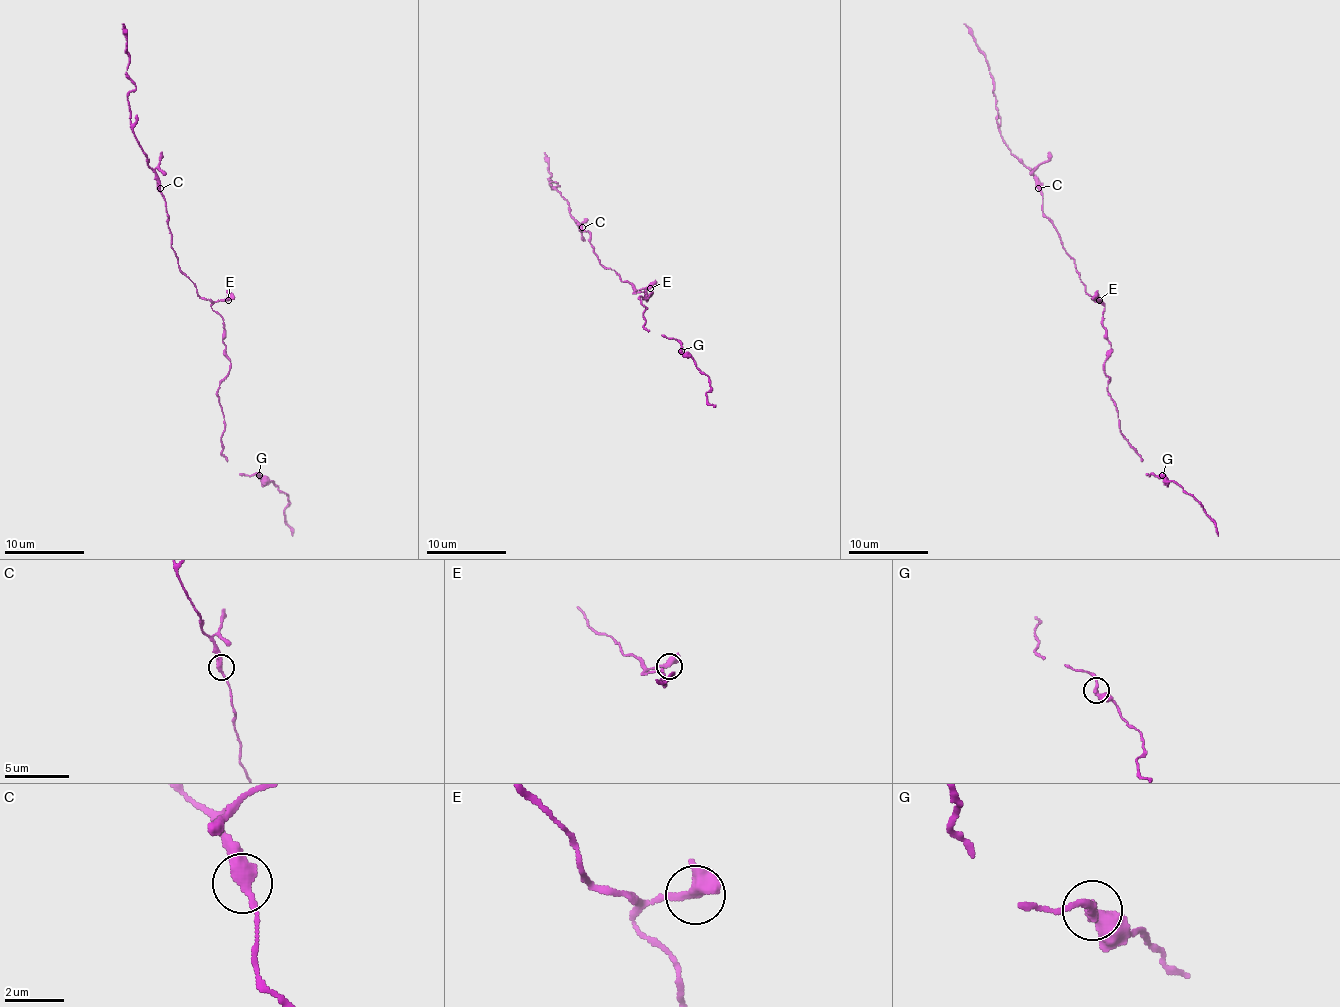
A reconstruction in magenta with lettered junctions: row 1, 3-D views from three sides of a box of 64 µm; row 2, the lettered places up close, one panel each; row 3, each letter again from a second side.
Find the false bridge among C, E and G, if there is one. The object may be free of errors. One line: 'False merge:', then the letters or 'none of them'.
False merge: none of them

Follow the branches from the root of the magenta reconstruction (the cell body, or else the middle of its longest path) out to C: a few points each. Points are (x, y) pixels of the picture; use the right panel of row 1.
C: (1093, 298), (1085, 292), (1085, 284), (1079, 277), (1073, 257), (1043, 211), (1043, 195), (1039, 187)

